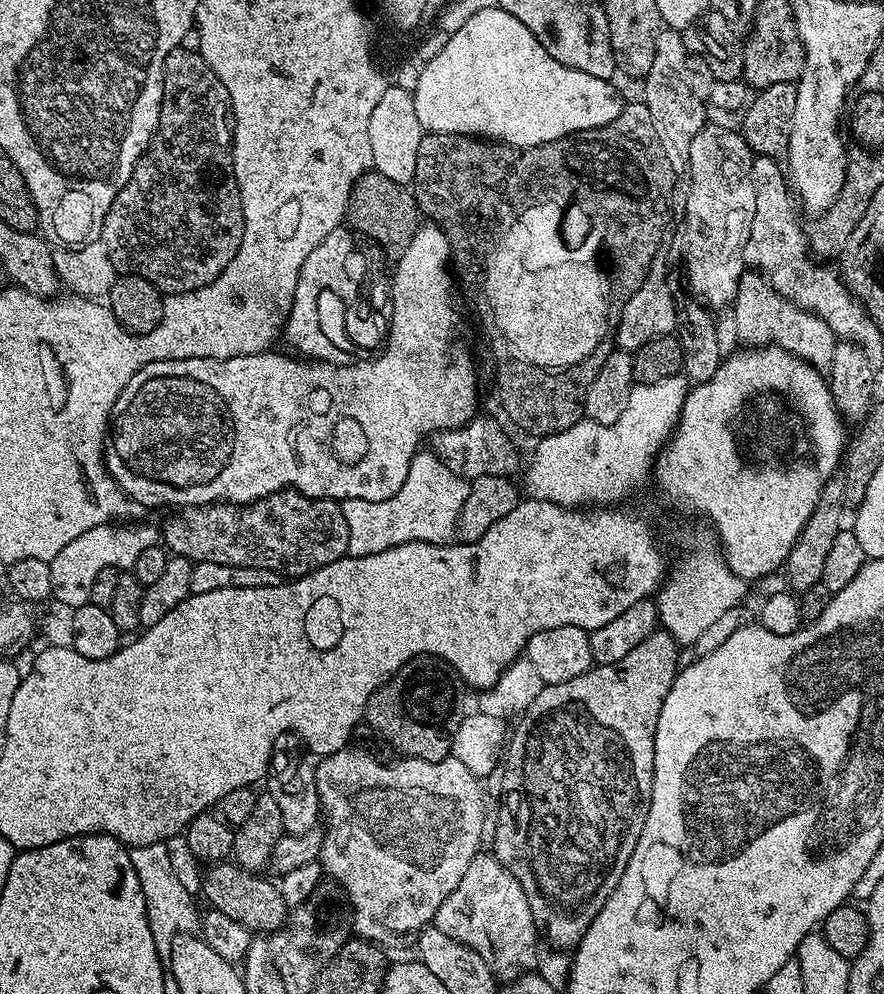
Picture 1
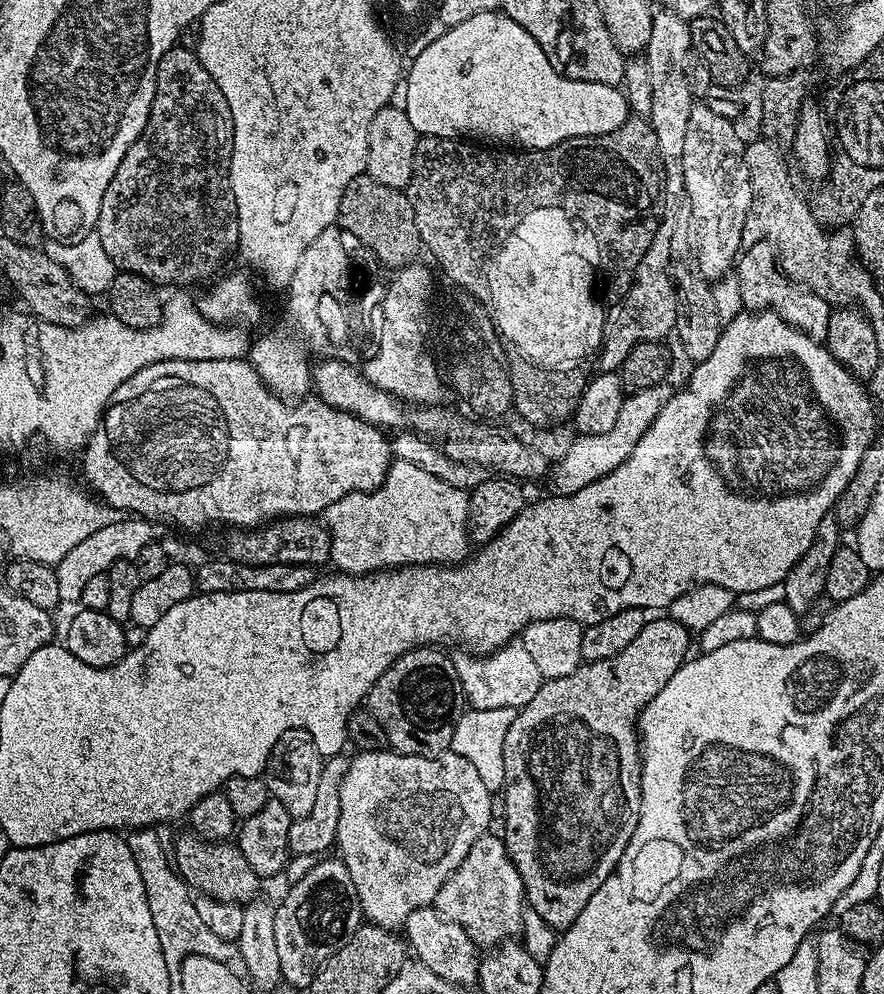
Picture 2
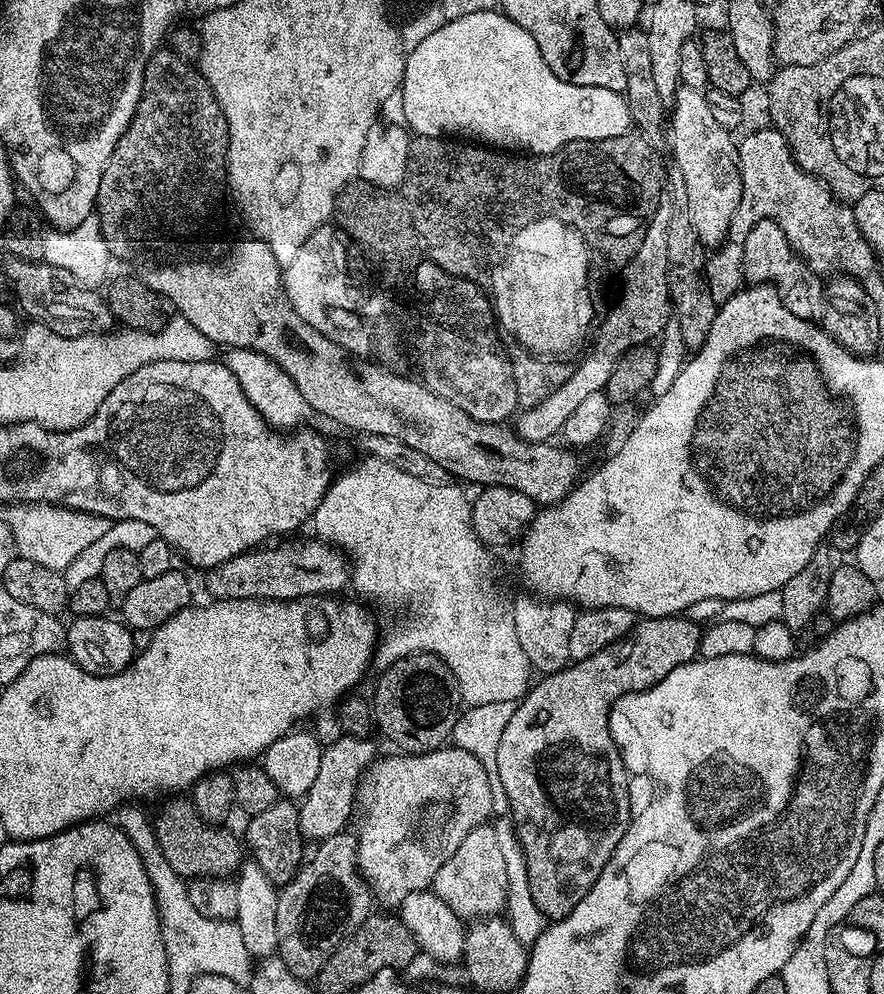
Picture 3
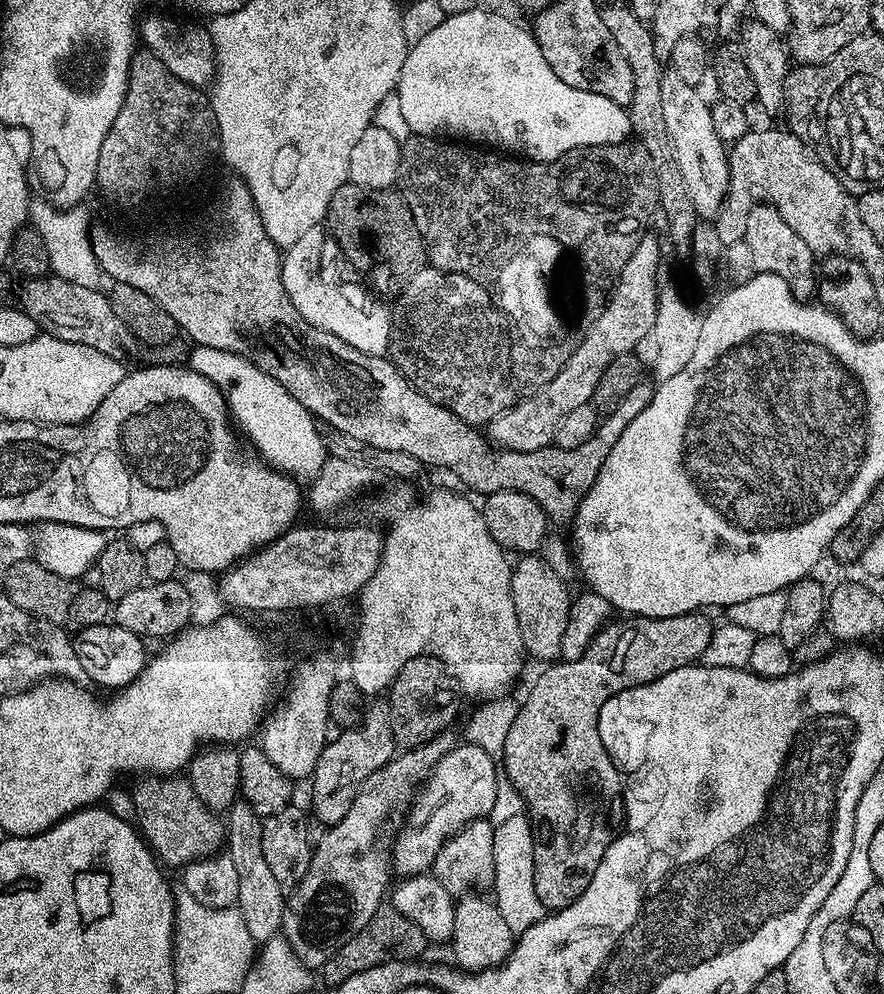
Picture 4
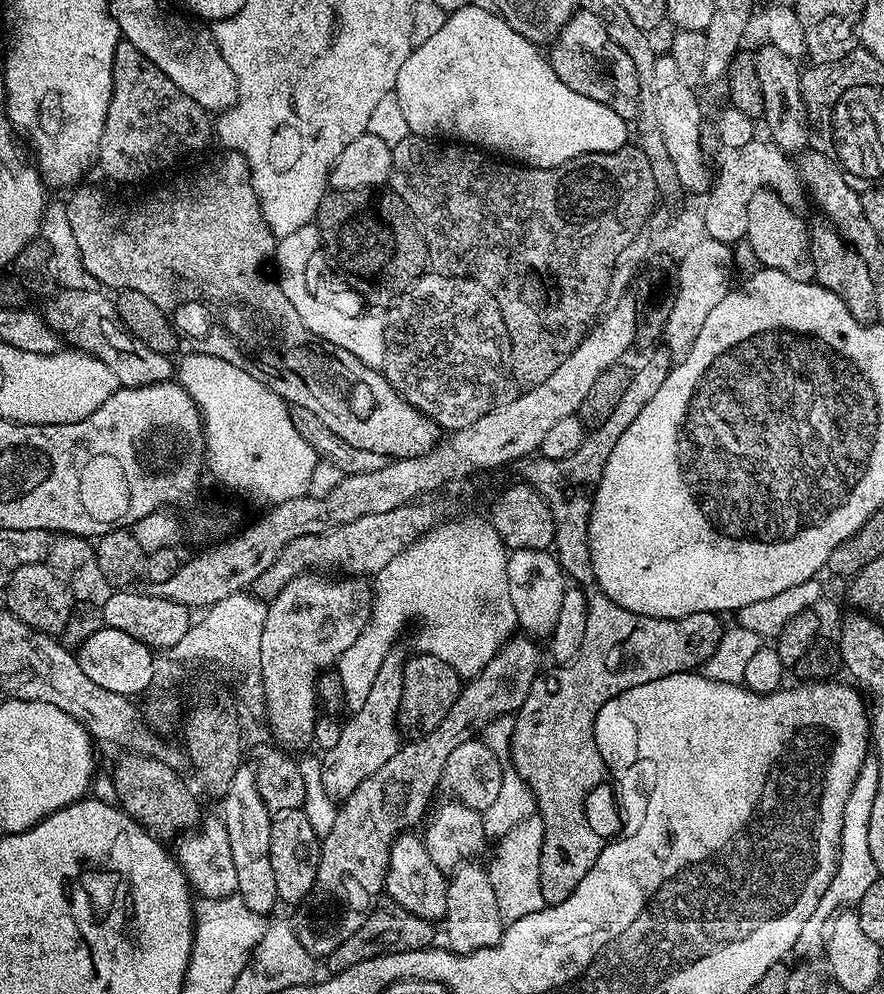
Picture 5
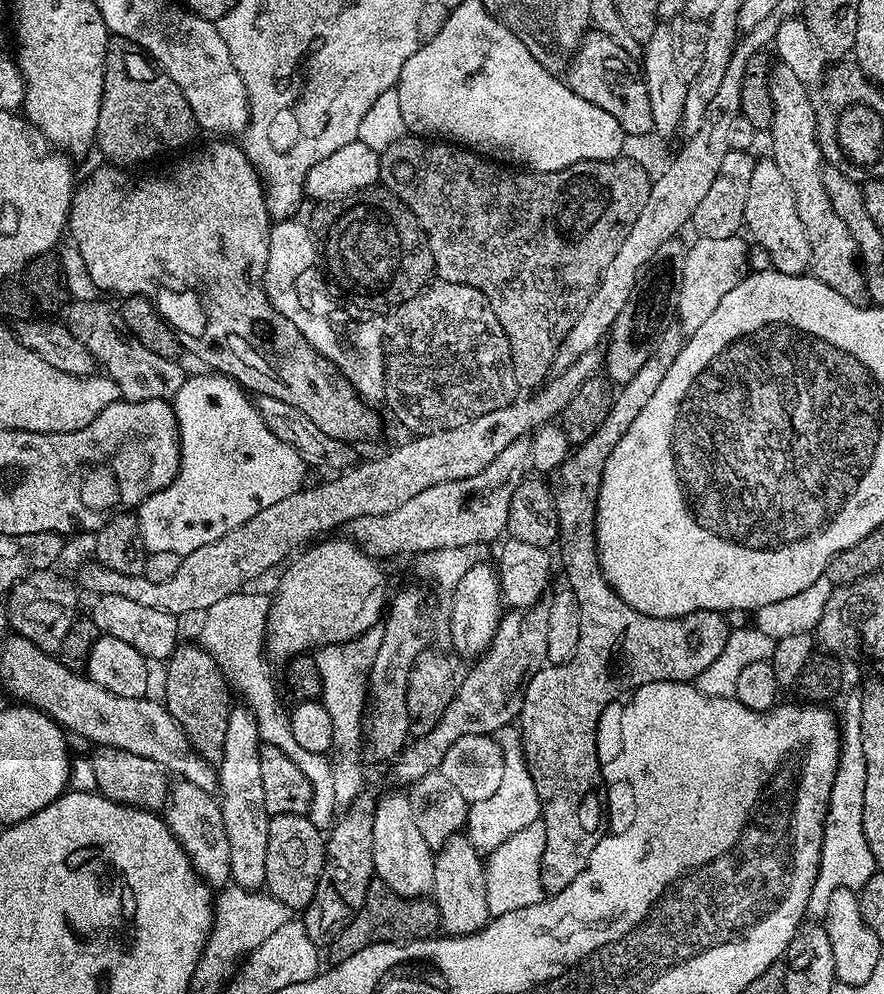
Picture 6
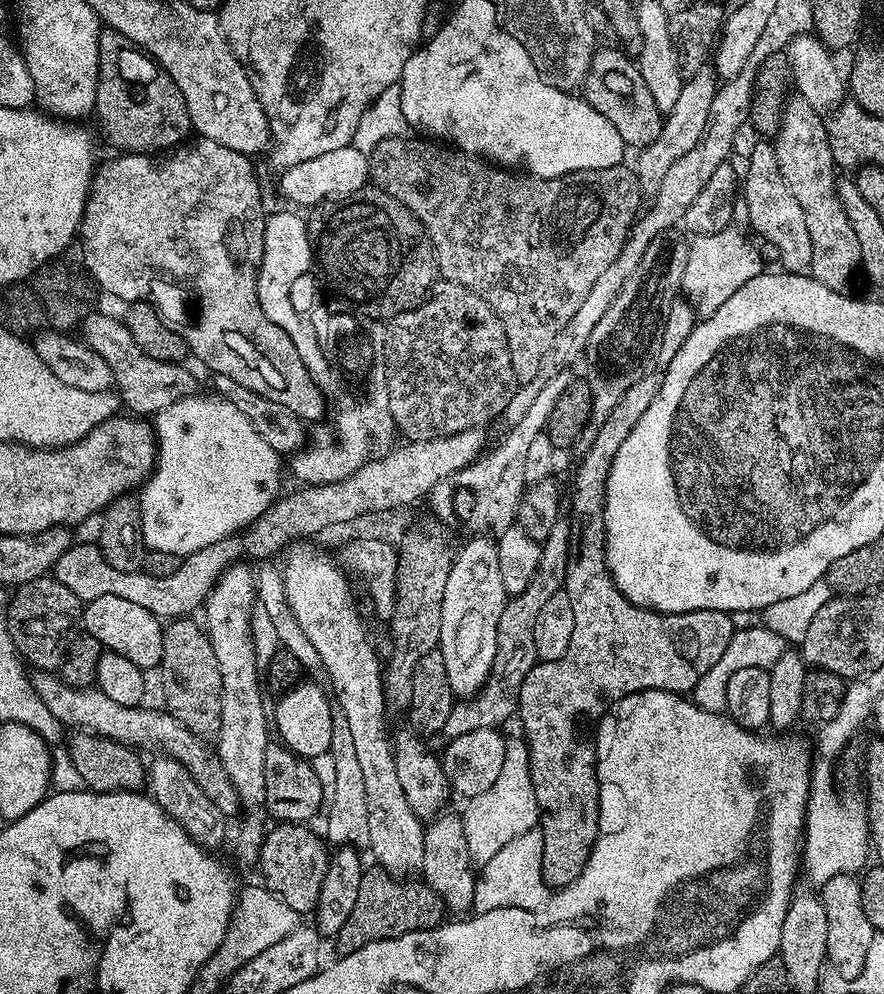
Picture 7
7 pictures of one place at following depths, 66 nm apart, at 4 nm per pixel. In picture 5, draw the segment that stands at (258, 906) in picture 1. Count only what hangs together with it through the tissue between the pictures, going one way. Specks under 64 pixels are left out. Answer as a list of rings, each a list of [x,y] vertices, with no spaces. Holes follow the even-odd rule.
[[[124,754],[124,757],[116,764],[116,769],[110,772],[114,782],[114,790],[118,790],[119,807],[123,808],[125,814],[134,818],[146,831],[155,836],[161,842],[168,842],[168,839],[179,837],[194,828],[202,818],[200,804],[196,801],[194,793],[188,789],[186,781],[180,777],[181,773],[177,769],[171,768],[163,759],[159,760],[153,756],[143,754]]]

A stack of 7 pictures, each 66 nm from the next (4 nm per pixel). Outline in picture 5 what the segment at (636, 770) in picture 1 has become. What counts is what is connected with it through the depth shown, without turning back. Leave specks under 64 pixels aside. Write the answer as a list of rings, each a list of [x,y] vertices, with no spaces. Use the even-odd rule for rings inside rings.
[[[592,590],[587,593],[588,613],[586,614],[586,630],[582,634],[582,642],[578,654],[572,659],[570,664],[561,664],[552,666],[552,669],[541,671],[536,677],[536,681],[532,684],[530,694],[526,694],[526,702],[522,702],[519,712],[515,713],[516,725],[514,726],[514,738],[512,739],[512,754],[510,757],[511,767],[516,767],[516,772],[529,784],[530,795],[536,799],[536,812],[545,826],[545,836],[542,838],[541,848],[541,890],[542,898],[545,905],[551,906],[562,902],[566,897],[578,886],[578,882],[582,882],[582,878],[586,878],[588,867],[595,864],[598,854],[602,854],[605,844],[613,839],[618,832],[618,801],[616,793],[606,783],[609,779],[608,768],[604,765],[602,754],[596,745],[596,719],[598,718],[598,710],[602,710],[602,706],[606,706],[606,702],[610,702],[610,698],[620,696],[626,690],[630,690],[634,686],[642,686],[646,682],[654,682],[658,678],[666,678],[675,672],[691,672],[699,669],[706,662],[706,658],[710,658],[710,654],[714,654],[714,650],[720,641],[720,633],[722,631],[721,617],[715,612],[699,612],[698,614],[690,614],[682,618],[674,618],[667,620],[666,618],[654,618],[653,616],[639,616],[630,610],[626,610],[622,606],[618,606],[613,600],[602,591]]]

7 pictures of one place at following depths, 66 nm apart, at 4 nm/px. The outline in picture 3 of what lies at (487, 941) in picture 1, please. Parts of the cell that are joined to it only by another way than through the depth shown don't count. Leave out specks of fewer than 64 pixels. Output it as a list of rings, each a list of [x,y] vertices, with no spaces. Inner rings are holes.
[[[481,826],[470,830],[462,846],[454,850],[454,858],[450,858],[450,862],[446,862],[442,870],[434,874],[430,888],[463,920],[497,917],[507,902],[507,876],[506,861],[502,858],[494,828]]]

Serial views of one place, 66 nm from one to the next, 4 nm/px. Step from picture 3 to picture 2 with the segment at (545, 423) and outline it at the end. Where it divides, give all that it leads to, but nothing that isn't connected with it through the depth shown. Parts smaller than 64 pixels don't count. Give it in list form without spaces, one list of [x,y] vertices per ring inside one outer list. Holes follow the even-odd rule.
[[[658,234],[652,239],[652,245],[646,250],[636,273],[632,277],[632,285],[625,296],[607,309],[604,317],[604,343],[600,345],[598,364],[605,372],[616,372],[620,363],[642,342],[651,340],[663,341],[664,335],[671,333],[676,326],[676,295],[669,288],[667,277],[661,274],[662,258],[668,257],[674,250],[674,244],[663,240]]]

